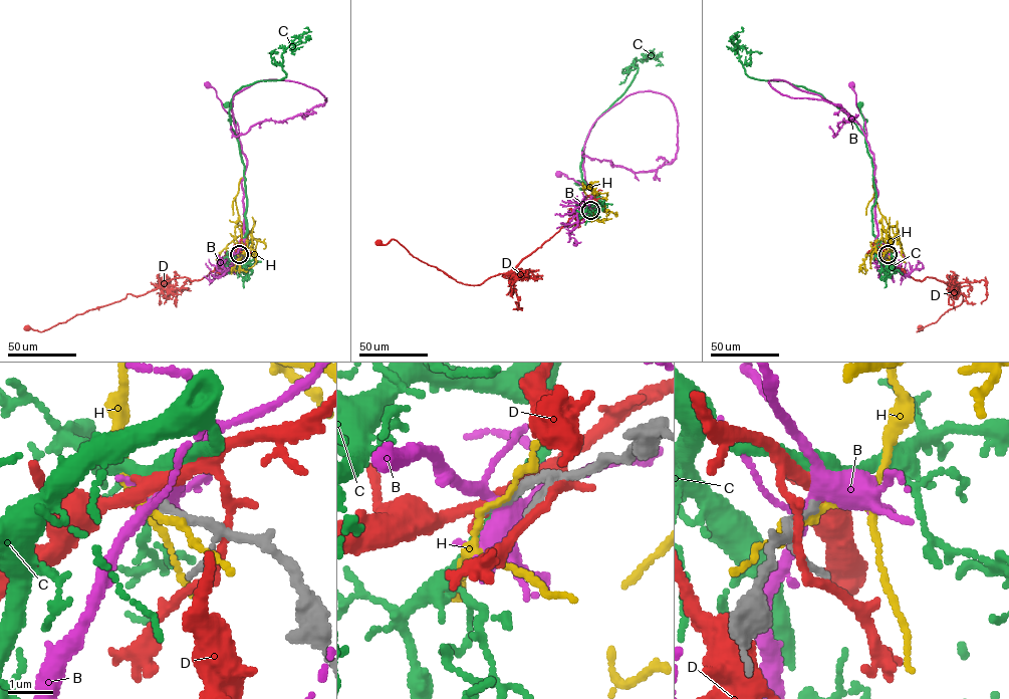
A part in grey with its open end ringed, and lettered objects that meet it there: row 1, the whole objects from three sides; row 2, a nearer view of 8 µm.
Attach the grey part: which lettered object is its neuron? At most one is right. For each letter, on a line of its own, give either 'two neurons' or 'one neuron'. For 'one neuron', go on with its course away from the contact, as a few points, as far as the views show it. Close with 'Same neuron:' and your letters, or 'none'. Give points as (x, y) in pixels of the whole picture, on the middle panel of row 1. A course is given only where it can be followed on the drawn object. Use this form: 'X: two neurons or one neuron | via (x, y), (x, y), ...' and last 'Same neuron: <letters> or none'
B: two neurons
C: two neurons
D: two neurons
H: two neurons
Same neuron: none

